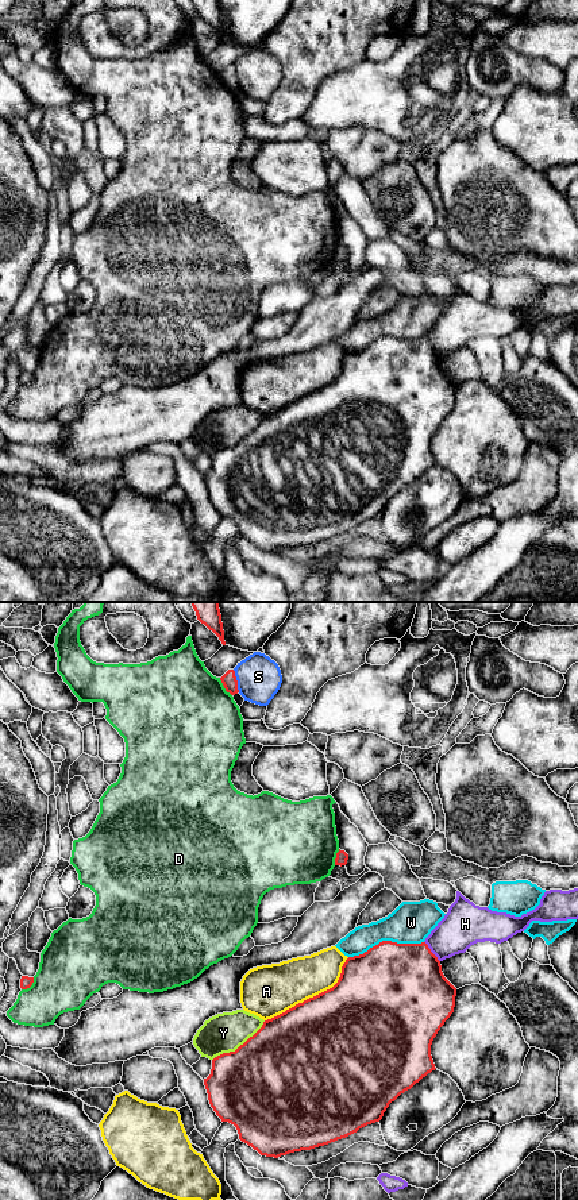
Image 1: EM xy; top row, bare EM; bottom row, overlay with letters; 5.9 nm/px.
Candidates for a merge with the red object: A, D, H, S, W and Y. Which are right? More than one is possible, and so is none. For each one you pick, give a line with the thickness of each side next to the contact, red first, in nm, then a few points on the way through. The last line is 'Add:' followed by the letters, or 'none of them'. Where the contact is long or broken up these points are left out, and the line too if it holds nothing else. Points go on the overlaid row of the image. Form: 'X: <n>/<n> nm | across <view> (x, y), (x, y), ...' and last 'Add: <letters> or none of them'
Add: none of them

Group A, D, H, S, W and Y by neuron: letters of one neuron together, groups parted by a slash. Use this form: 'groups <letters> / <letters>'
groups A / D / H / S / W / Y

